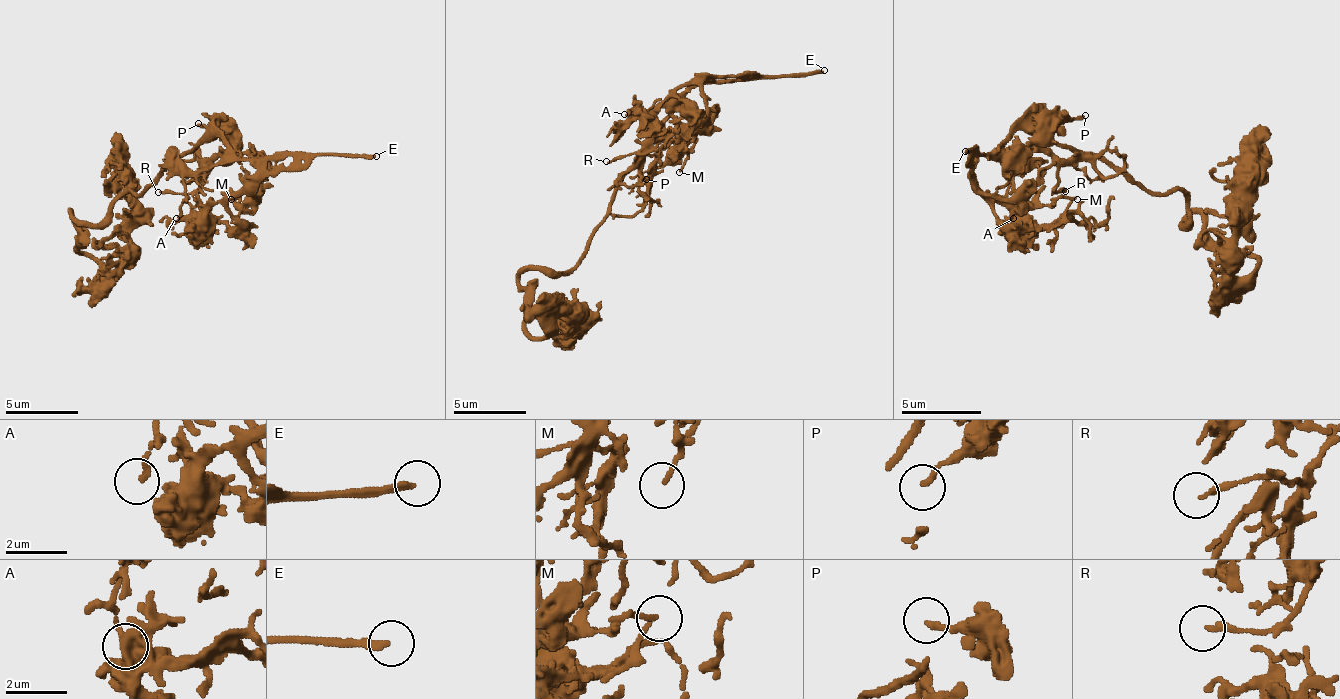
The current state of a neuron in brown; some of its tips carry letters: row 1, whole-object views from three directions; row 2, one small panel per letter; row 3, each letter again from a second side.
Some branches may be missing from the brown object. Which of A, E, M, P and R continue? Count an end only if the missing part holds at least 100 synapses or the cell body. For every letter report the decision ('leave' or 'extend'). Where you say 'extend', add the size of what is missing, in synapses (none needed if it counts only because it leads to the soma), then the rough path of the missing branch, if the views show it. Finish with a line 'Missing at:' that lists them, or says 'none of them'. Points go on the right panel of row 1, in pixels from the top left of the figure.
A: leave
E: extend
M: leave
P: leave
R: leave
Missing at: E

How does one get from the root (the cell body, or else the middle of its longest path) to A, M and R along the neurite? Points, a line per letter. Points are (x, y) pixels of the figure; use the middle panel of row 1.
A: (588, 245), (609, 216), (631, 216), (642, 205), (649, 165), (675, 125), (660, 107), (624, 114)
M: (588, 245), (609, 216), (642, 205), (657, 150), (679, 129), (711, 121), (686, 136), (679, 172)
R: (588, 245), (588, 238), (609, 216), (631, 216), (649, 194), (649, 161), (653, 154), (620, 154), (606, 161)

